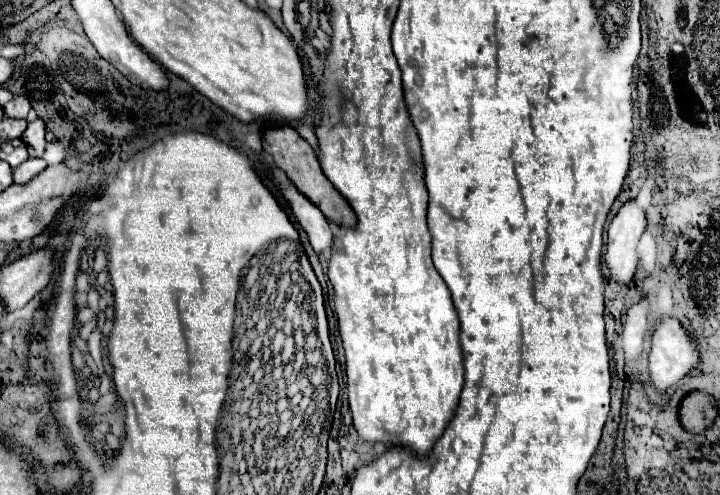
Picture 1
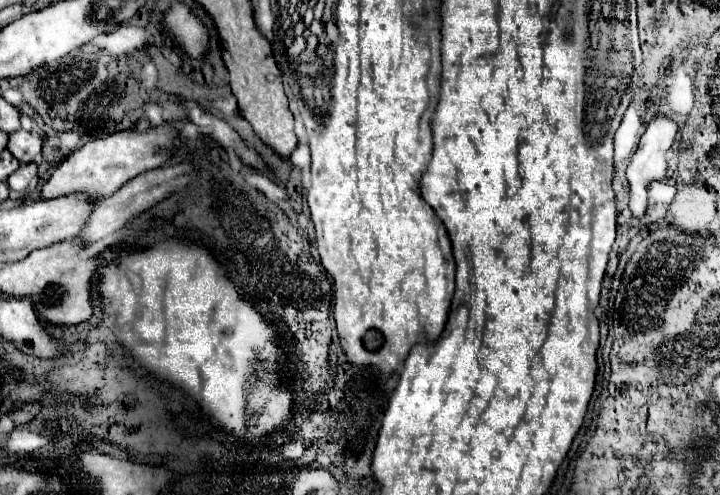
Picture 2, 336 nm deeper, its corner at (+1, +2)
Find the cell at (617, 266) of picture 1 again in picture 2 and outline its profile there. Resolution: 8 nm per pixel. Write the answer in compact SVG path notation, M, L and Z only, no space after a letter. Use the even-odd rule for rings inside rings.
M658 116L654 118L646 132L642 134L640 138L640 144L638 144L638 150L636 154L632 156L632 162L630 166L626 168L626 178L628 178L628 184L630 184L630 210L632 210L632 216L636 218L642 218L646 214L646 206L648 206L648 186L652 180L660 180L666 176L666 152L672 148L674 144L674 138L676 138L676 132L678 132L678 126L676 122L664 118L664 116Z

